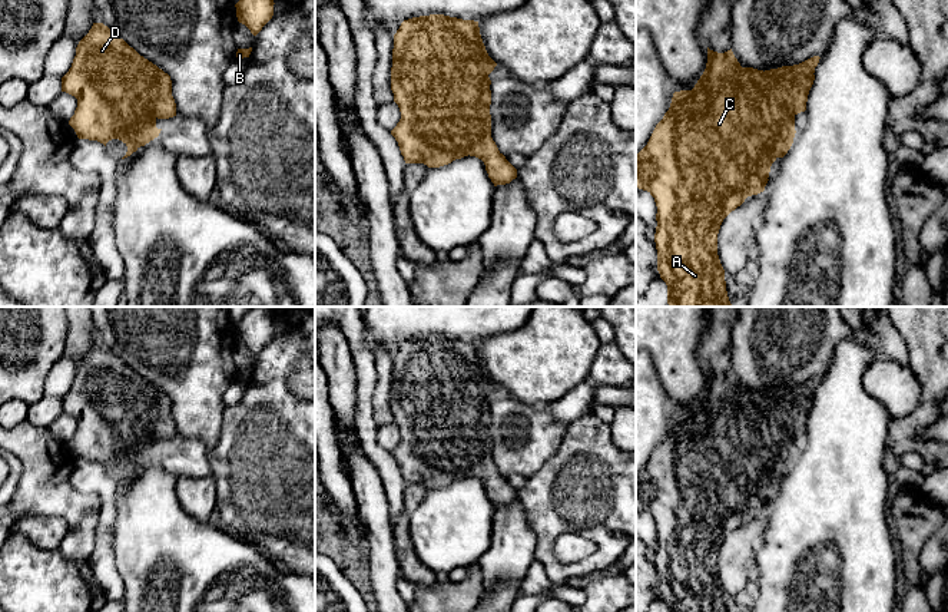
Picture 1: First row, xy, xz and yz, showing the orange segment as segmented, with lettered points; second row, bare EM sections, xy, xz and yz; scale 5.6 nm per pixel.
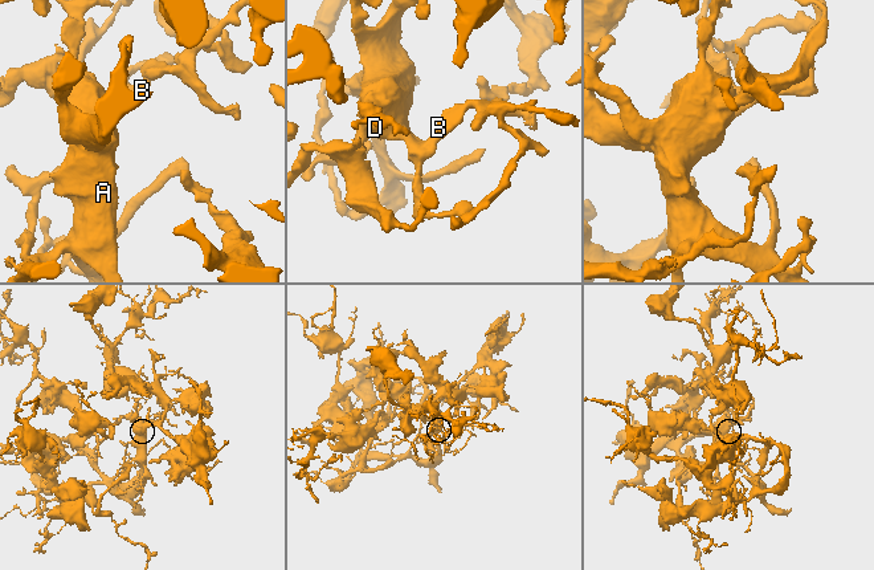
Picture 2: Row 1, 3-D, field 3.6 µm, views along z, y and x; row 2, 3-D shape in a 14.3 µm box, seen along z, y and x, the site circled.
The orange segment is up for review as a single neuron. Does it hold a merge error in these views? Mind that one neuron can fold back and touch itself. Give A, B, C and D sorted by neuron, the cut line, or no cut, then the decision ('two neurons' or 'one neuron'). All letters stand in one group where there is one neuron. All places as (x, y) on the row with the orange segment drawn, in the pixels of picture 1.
A B C D; no cut; one neuron

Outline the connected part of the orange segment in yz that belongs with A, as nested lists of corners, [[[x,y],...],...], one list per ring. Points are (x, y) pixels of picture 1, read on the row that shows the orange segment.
[[[707,47],[706,69],[695,87],[673,93],[669,110],[636,155],[636,188],[647,191],[657,206],[657,271],[667,285],[669,307],[732,307],[717,255],[720,225],[748,196],[765,191],[772,163],[790,149],[796,133],[795,116],[806,110],[819,59],[813,56],[799,64],[763,72],[742,67],[732,49],[717,53]]]

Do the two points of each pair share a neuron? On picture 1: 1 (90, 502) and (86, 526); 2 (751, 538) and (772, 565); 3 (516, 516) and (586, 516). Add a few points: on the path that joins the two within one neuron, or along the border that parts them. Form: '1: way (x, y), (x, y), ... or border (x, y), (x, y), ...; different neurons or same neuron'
1: border (98, 509), (92, 510), (69, 532); different neurons
2: border (766, 515), (765, 538), (753, 556); different neurons
3: border (517, 498), (534, 535), (534, 549); different neurons

